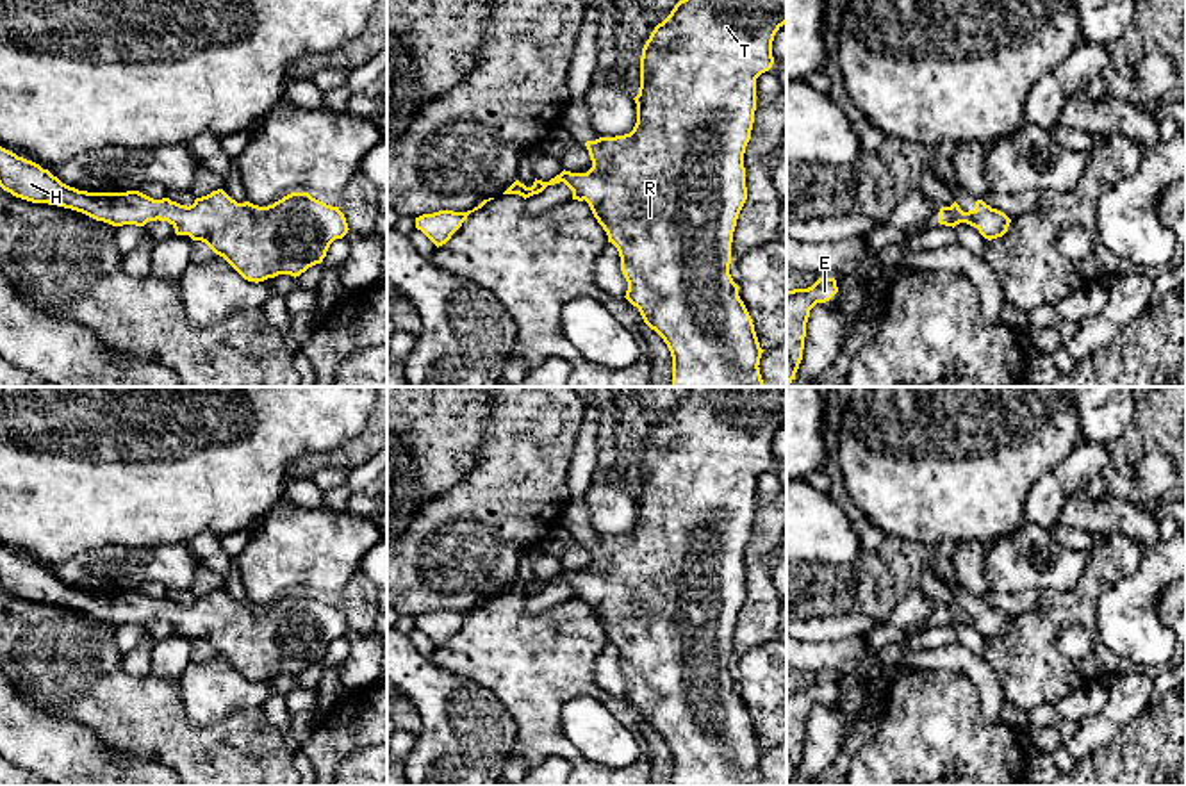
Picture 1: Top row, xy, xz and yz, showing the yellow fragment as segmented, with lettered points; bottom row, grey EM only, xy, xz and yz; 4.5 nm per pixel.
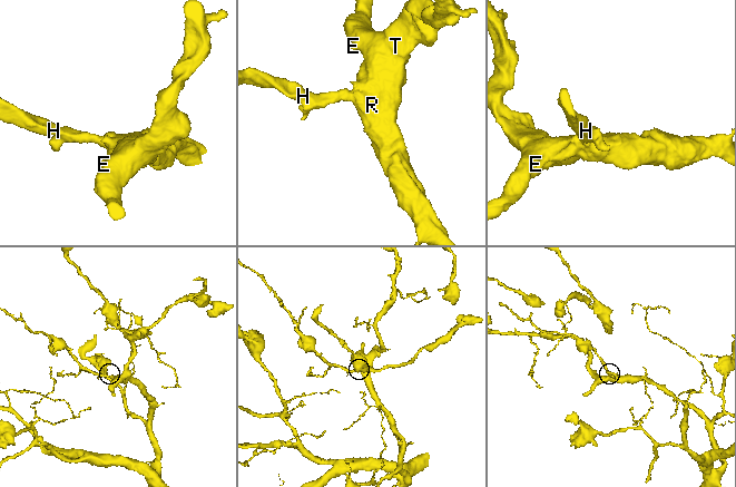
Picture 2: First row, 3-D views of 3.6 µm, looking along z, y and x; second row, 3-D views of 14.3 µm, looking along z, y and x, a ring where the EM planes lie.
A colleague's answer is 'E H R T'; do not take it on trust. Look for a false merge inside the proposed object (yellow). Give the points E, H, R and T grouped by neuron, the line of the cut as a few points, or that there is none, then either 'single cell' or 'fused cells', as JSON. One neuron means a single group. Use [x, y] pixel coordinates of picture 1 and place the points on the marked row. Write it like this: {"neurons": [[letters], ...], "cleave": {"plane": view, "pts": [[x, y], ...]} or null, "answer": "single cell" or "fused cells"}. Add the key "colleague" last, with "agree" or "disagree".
{"neurons": [["E", "H", "R", "T"]], "cleave": null, "answer": "single cell", "colleague": "agree"}

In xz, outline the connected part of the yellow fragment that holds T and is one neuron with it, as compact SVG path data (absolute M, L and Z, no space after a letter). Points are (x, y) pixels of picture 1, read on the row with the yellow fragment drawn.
M679 0L671 14L655 27L642 48L640 87L633 98L637 103L637 123L630 134L587 141L592 168L587 173L562 171L549 182L537 180L526 187L515 180L503 194L519 194L524 200L542 192L548 185L564 182L572 191L572 200L587 201L594 217L603 226L621 257L621 271L628 282L626 299L638 308L644 323L667 344L672 356L672 387L763 387L760 374L760 348L753 319L738 296L738 285L729 274L731 242L738 214L747 200L744 153L751 139L756 111L756 78L774 64L772 41L787 23L787 0Z

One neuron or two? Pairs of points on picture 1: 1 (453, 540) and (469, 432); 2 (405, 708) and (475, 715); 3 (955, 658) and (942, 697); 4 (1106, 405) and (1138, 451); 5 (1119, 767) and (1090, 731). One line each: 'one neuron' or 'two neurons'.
1: two neurons
2: two neurons
3: two neurons
4: two neurons
5: two neurons

